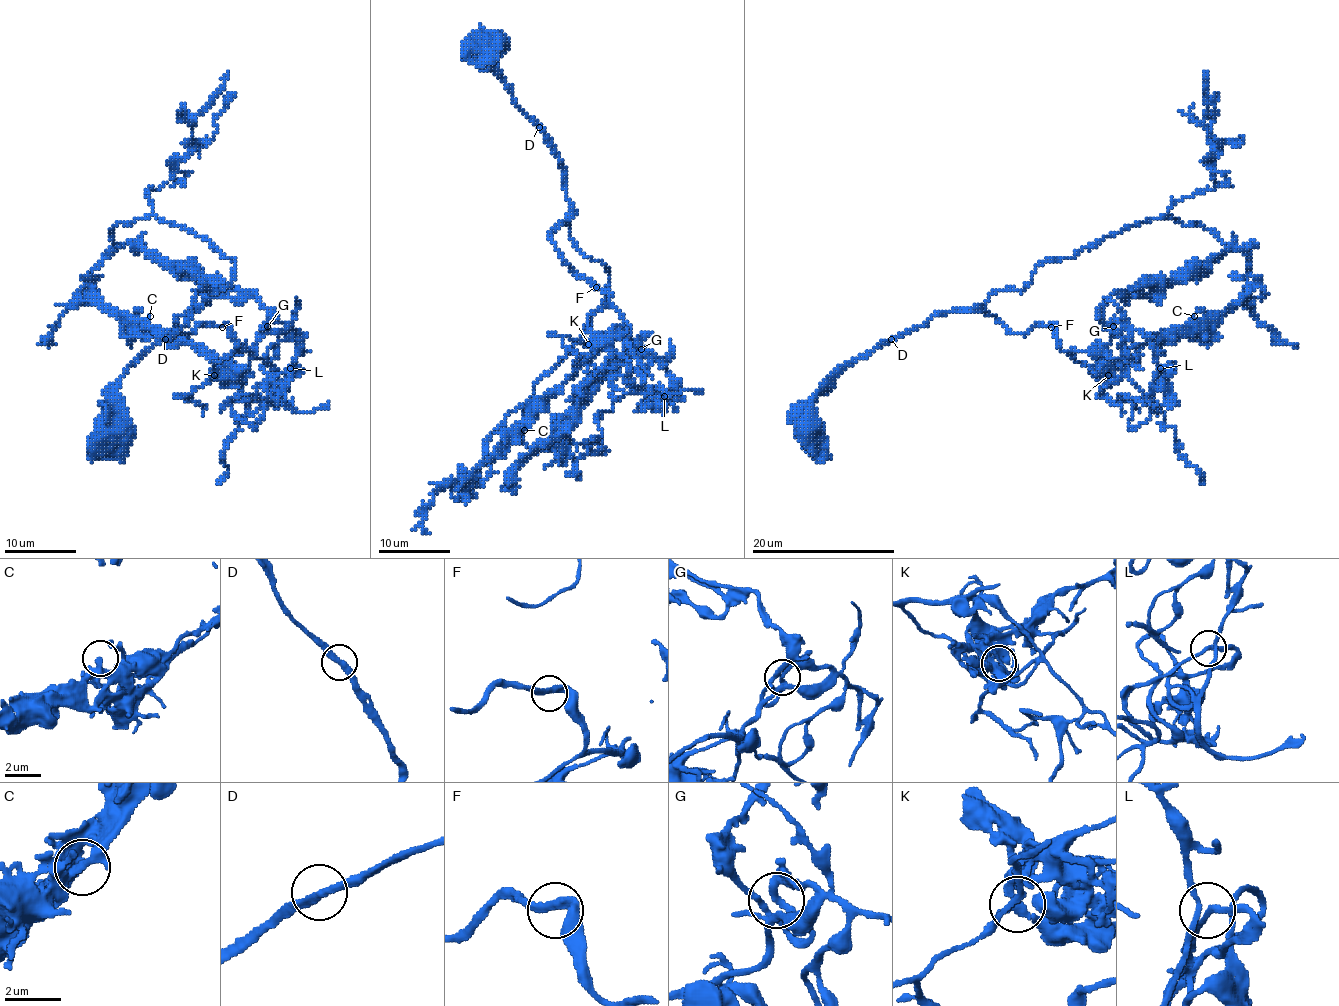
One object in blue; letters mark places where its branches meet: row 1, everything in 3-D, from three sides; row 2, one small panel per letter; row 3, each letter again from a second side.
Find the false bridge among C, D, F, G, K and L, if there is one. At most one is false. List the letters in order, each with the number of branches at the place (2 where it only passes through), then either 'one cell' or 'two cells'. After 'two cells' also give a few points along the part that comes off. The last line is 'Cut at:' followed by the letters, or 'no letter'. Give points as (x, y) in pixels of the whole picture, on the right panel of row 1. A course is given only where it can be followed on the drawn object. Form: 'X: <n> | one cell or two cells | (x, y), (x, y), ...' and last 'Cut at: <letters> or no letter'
C: 2 | one cell
D: 2 | one cell
F: 2 | one cell
G: 2 | one cell
K: 2 | one cell
L: 2 | one cell
Cut at: no letter

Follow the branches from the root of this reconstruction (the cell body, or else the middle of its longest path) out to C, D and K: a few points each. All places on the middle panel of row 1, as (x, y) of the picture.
C: (488, 44), (492, 70), (563, 170), (571, 213), (551, 242), (610, 296), (587, 319), (594, 351), (524, 430)
D: (488, 44), (492, 70), (504, 82), (515, 104), (538, 127)
K: (488, 44), (492, 70), (563, 170), (571, 213), (551, 242), (579, 276), (610, 296), (587, 319), (588, 344)

